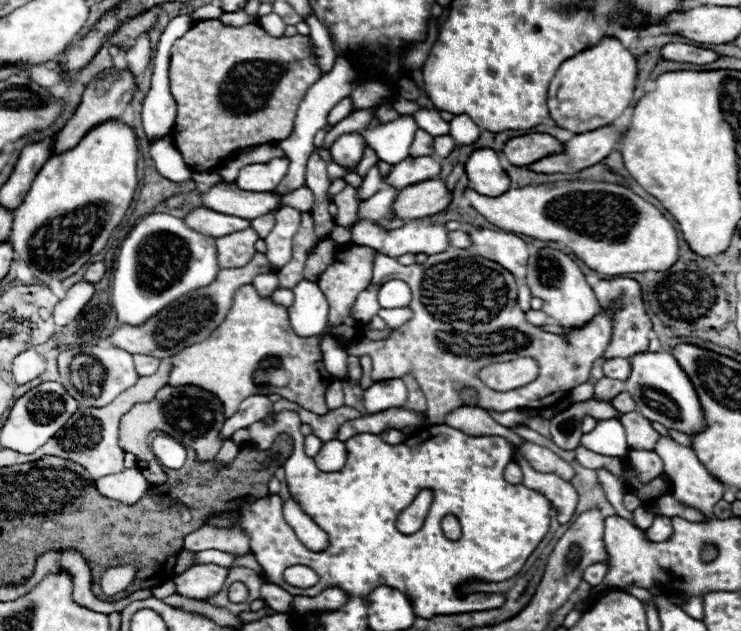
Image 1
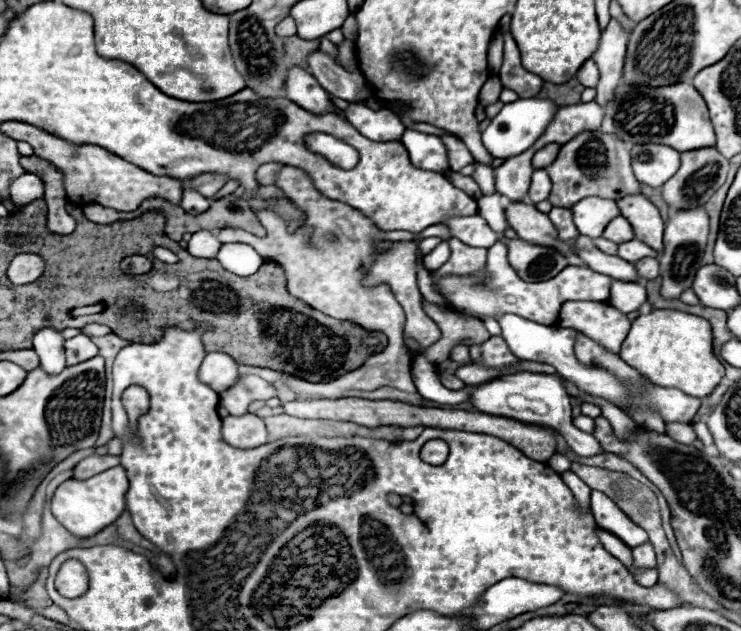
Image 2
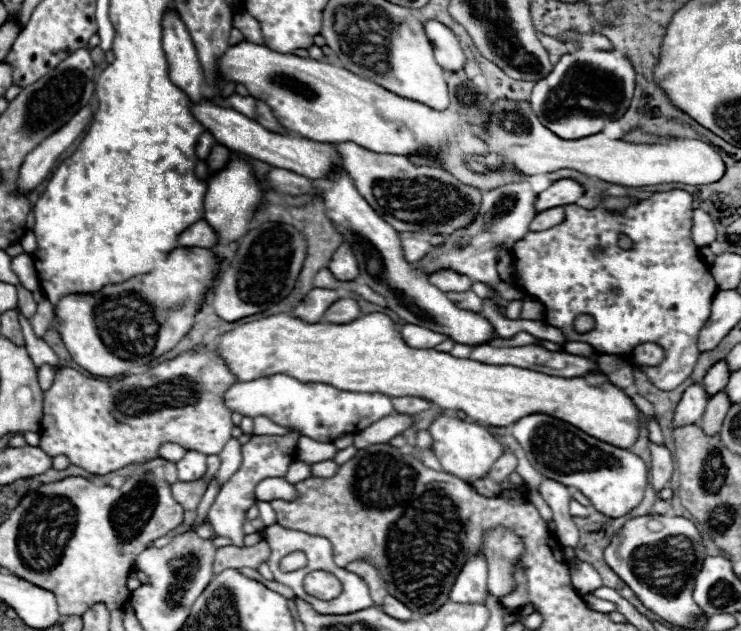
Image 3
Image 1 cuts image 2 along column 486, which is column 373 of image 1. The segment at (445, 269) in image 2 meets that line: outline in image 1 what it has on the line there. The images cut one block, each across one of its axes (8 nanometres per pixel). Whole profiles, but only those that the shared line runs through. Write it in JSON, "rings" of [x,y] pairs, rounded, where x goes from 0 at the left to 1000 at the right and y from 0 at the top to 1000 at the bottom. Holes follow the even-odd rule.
{"rings":[[[475,390],[459,393],[459,396],[453,399],[451,418],[445,418],[429,439],[428,450],[444,482],[443,529],[451,536],[483,536],[486,532],[486,510],[475,507],[470,491],[475,488],[480,469],[502,444],[502,418],[507,396],[495,390]]]}

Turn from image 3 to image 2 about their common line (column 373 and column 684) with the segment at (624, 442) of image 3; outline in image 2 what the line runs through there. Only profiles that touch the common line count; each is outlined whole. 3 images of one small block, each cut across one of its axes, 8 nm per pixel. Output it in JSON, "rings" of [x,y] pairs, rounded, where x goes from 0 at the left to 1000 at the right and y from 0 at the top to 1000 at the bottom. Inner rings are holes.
{"rings":[[[880,491],[872,501],[861,501],[853,510],[853,520],[839,545],[837,567],[853,583],[858,583],[866,596],[874,596],[877,605],[888,612],[899,612],[899,615],[915,615],[939,631],[958,628],[977,596],[977,577],[964,561],[958,510],[945,501],[934,501],[926,494],[915,494],[915,491]]]}

